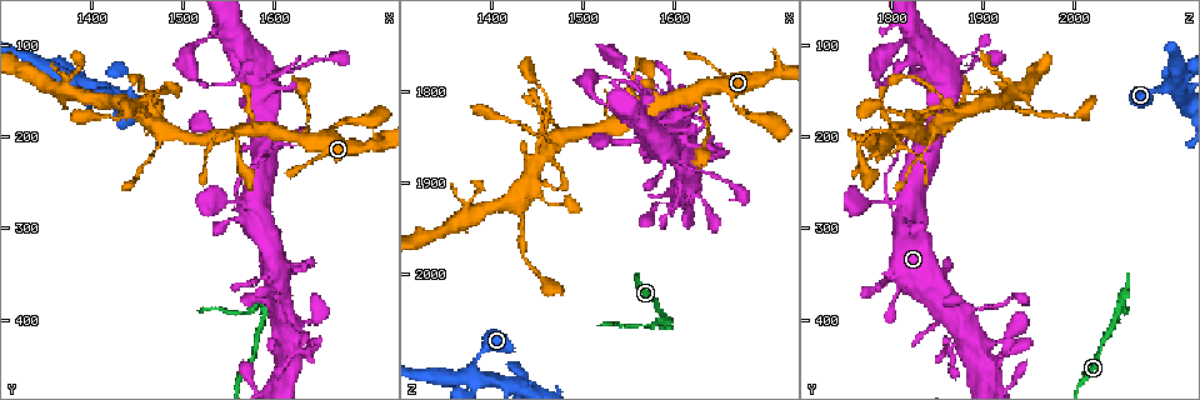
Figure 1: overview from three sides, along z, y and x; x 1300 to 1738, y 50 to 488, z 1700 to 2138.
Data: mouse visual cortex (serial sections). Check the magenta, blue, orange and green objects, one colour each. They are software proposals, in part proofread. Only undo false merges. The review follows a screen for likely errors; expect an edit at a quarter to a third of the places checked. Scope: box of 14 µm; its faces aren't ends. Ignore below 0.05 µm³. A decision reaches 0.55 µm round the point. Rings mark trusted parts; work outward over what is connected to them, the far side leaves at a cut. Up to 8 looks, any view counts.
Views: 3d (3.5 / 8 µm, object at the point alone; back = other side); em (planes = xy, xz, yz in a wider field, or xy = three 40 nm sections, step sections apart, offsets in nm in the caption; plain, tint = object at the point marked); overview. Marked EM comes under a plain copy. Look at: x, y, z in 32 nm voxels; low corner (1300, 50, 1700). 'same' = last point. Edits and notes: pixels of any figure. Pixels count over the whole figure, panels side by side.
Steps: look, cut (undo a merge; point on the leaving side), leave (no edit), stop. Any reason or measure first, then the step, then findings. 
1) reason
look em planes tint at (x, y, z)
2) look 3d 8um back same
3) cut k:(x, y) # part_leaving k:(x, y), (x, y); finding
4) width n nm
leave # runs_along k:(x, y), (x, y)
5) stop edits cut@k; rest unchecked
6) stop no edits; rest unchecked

sharp bend
look 3d 8um at (1630, 435, 1860)

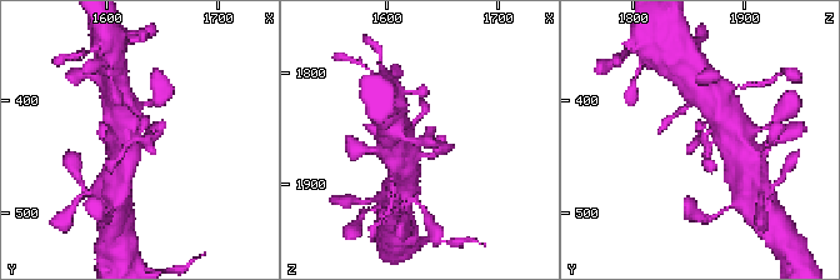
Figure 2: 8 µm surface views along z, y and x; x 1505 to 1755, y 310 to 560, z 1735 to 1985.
look 3d 3.5um at (1632, 432, 1858)

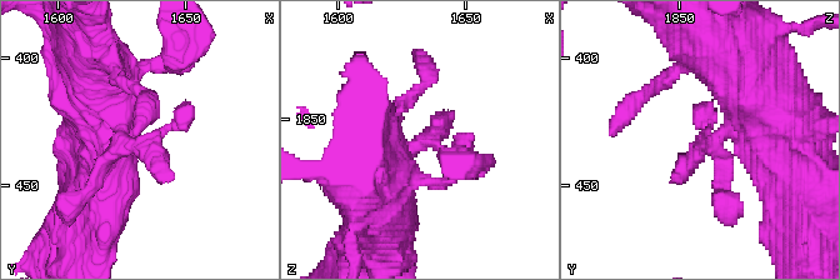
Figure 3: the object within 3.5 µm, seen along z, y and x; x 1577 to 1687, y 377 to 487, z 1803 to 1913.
now the EM
look em xy step 5 tint at (1633, 436, 1859)

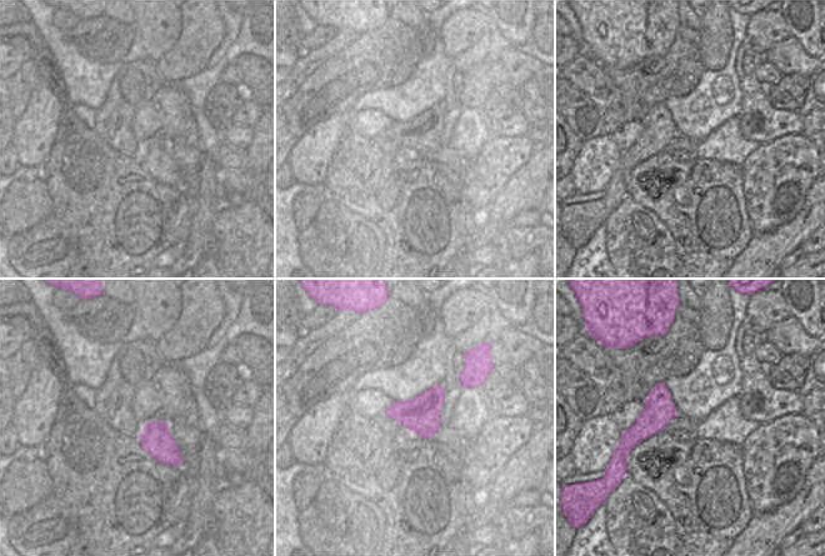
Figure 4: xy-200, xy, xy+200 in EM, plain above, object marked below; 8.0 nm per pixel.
leave # runs_along 3:(754, 85), (709, 146), (703, 104); continuous, no second cell

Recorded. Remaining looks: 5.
four or more arms meet
look 3d 3.5um at (1455, 175, 1855)

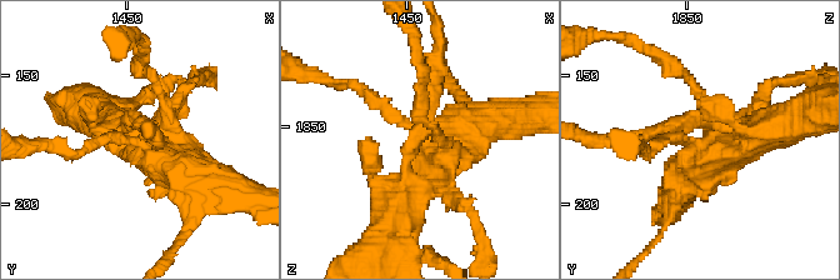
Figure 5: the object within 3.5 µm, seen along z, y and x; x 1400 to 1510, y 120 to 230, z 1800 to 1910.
now the EM
look em xy step 2 tint at (1457, 177, 1851)

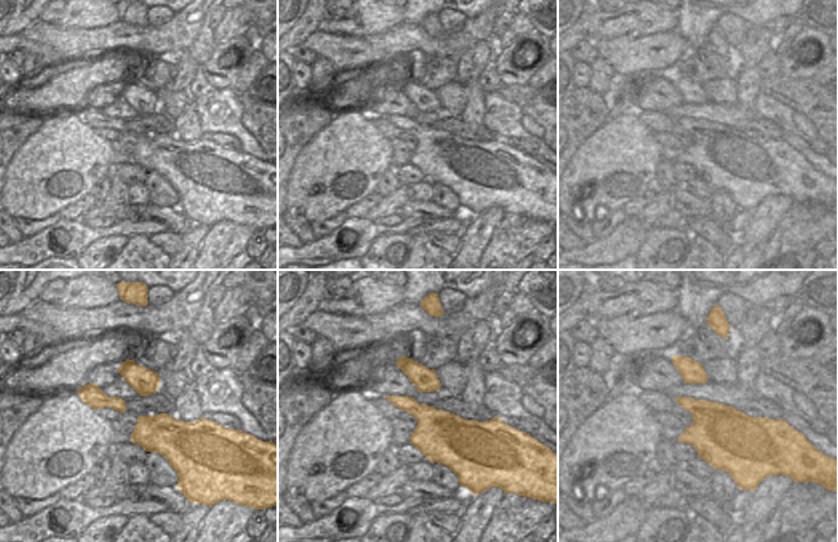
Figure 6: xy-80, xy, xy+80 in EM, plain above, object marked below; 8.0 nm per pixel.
cut it another way
look em xy step 3 tint same

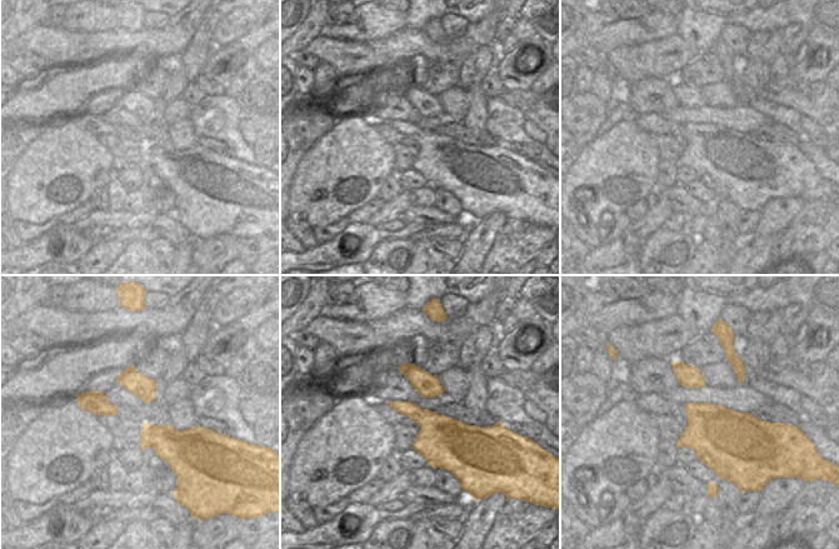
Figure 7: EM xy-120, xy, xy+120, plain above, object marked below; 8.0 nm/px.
leave # runs_along 5:(509, 119), (443, 144), (398, 209); all the same cell

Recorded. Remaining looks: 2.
sharp bend
look 3d 8um at (1590, 380, 2055)

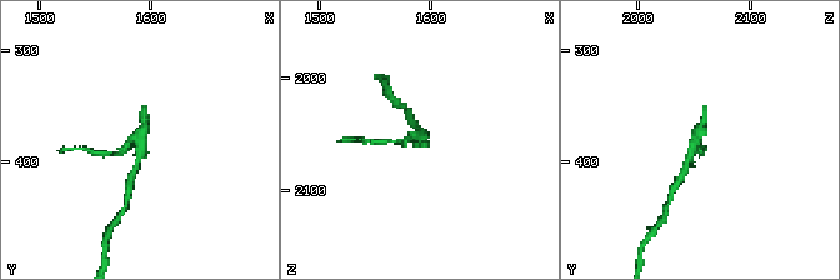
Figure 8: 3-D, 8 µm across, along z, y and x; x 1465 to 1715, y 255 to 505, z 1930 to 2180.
look em xy step 3 tint at (1590, 382, 2052)

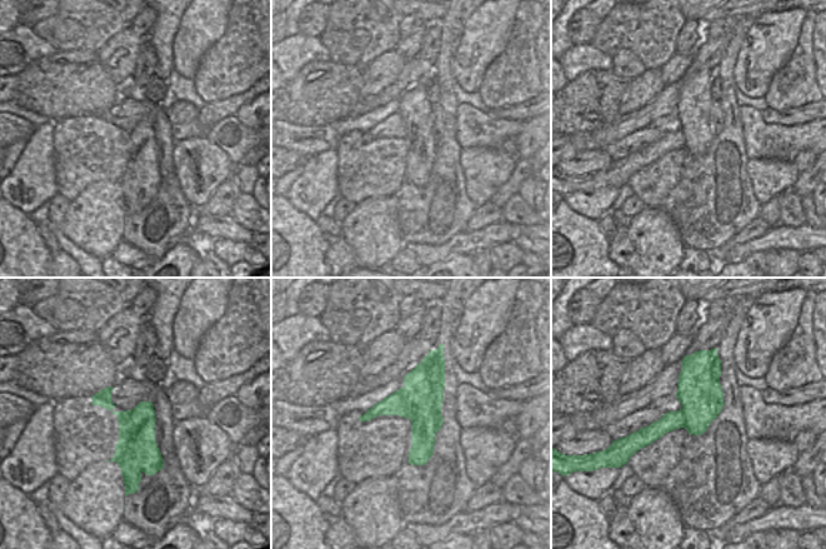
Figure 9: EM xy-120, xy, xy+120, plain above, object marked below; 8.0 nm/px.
width 360 nm
cut 8:(384, 141) # part_leaving 8:(411, 141), (366, 140); two cells meet here

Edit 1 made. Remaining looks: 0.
stop edits cut@8; rest unchecked

